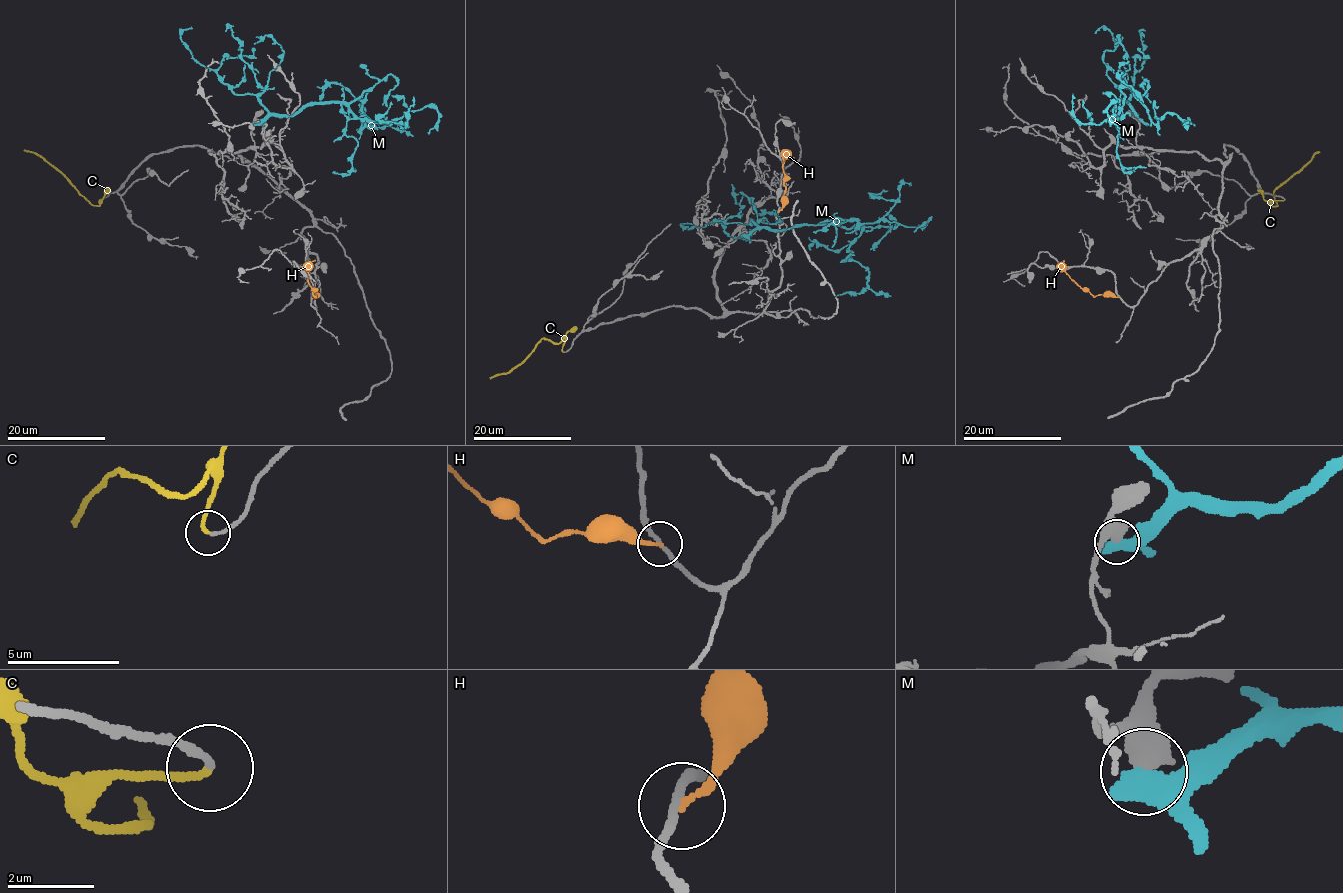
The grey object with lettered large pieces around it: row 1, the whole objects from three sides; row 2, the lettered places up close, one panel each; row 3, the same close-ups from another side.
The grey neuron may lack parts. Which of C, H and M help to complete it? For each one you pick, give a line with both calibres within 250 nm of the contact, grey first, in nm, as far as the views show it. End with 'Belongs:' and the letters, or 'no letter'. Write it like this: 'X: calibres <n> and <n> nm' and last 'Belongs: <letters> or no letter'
C: calibres 160 and 170 nm
Belongs: C

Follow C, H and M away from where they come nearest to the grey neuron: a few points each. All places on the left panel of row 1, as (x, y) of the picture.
C: (100, 199), (100, 204), (92, 205), (54, 167), (23, 150)
H: (311, 299), (315, 296), (307, 271), (309, 264), (315, 260)
M: (256, 123), (309, 105), (349, 102), (369, 90), (362, 127), (386, 117), (386, 124), (356, 130)

